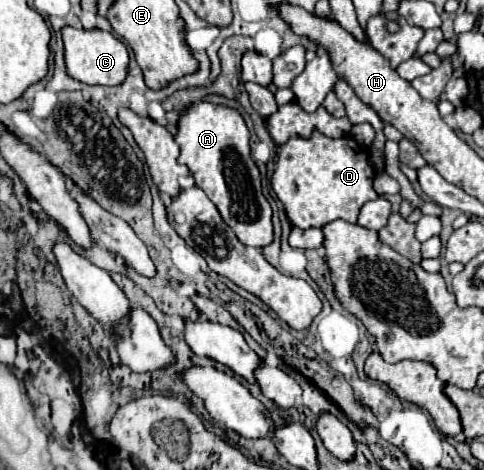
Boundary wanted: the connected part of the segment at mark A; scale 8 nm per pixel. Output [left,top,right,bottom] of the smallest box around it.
[175,101,273,247]

